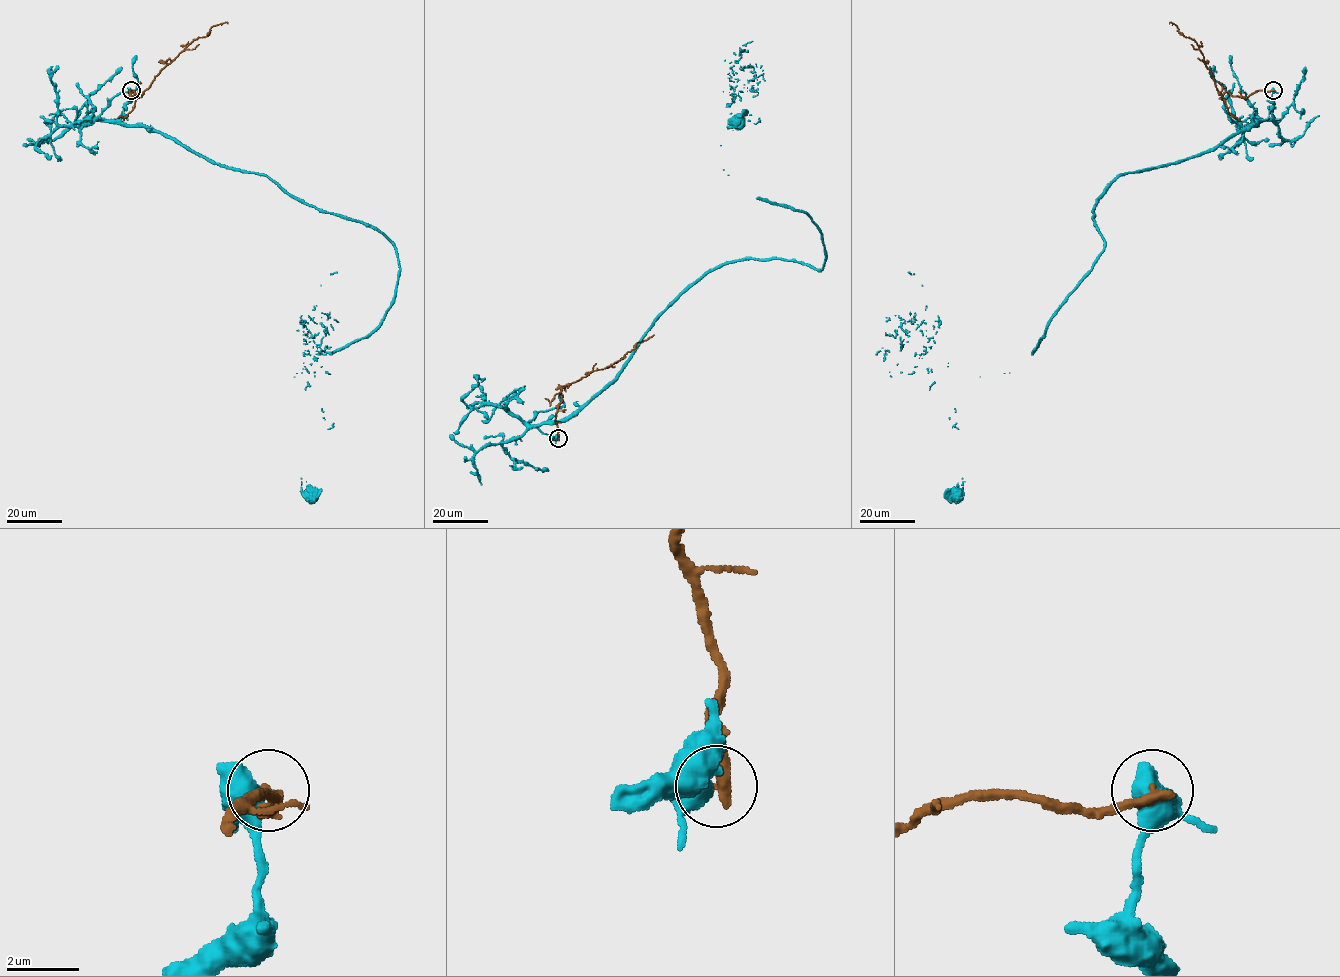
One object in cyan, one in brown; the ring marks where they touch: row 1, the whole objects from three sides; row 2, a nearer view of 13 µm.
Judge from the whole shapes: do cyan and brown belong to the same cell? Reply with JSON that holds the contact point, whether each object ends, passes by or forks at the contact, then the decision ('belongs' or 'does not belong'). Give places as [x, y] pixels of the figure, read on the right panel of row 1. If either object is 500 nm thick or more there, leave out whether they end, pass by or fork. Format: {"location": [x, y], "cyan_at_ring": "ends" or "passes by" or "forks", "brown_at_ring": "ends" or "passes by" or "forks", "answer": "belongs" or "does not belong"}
{"location": [1273, 90], "cyan_at_ring": "forks", "brown_at_ring": "ends", "answer": "does not belong"}

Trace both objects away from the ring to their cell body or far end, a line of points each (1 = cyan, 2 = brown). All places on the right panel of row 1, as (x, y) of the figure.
1: (1273, 90), (1257, 125), (1122, 173), (1097, 199), (1092, 270), (1033, 353), (980, 376), (949, 417), (957, 493)
2: (1273, 90), (1246, 97), (1221, 94), (1196, 43), (1169, 23)

